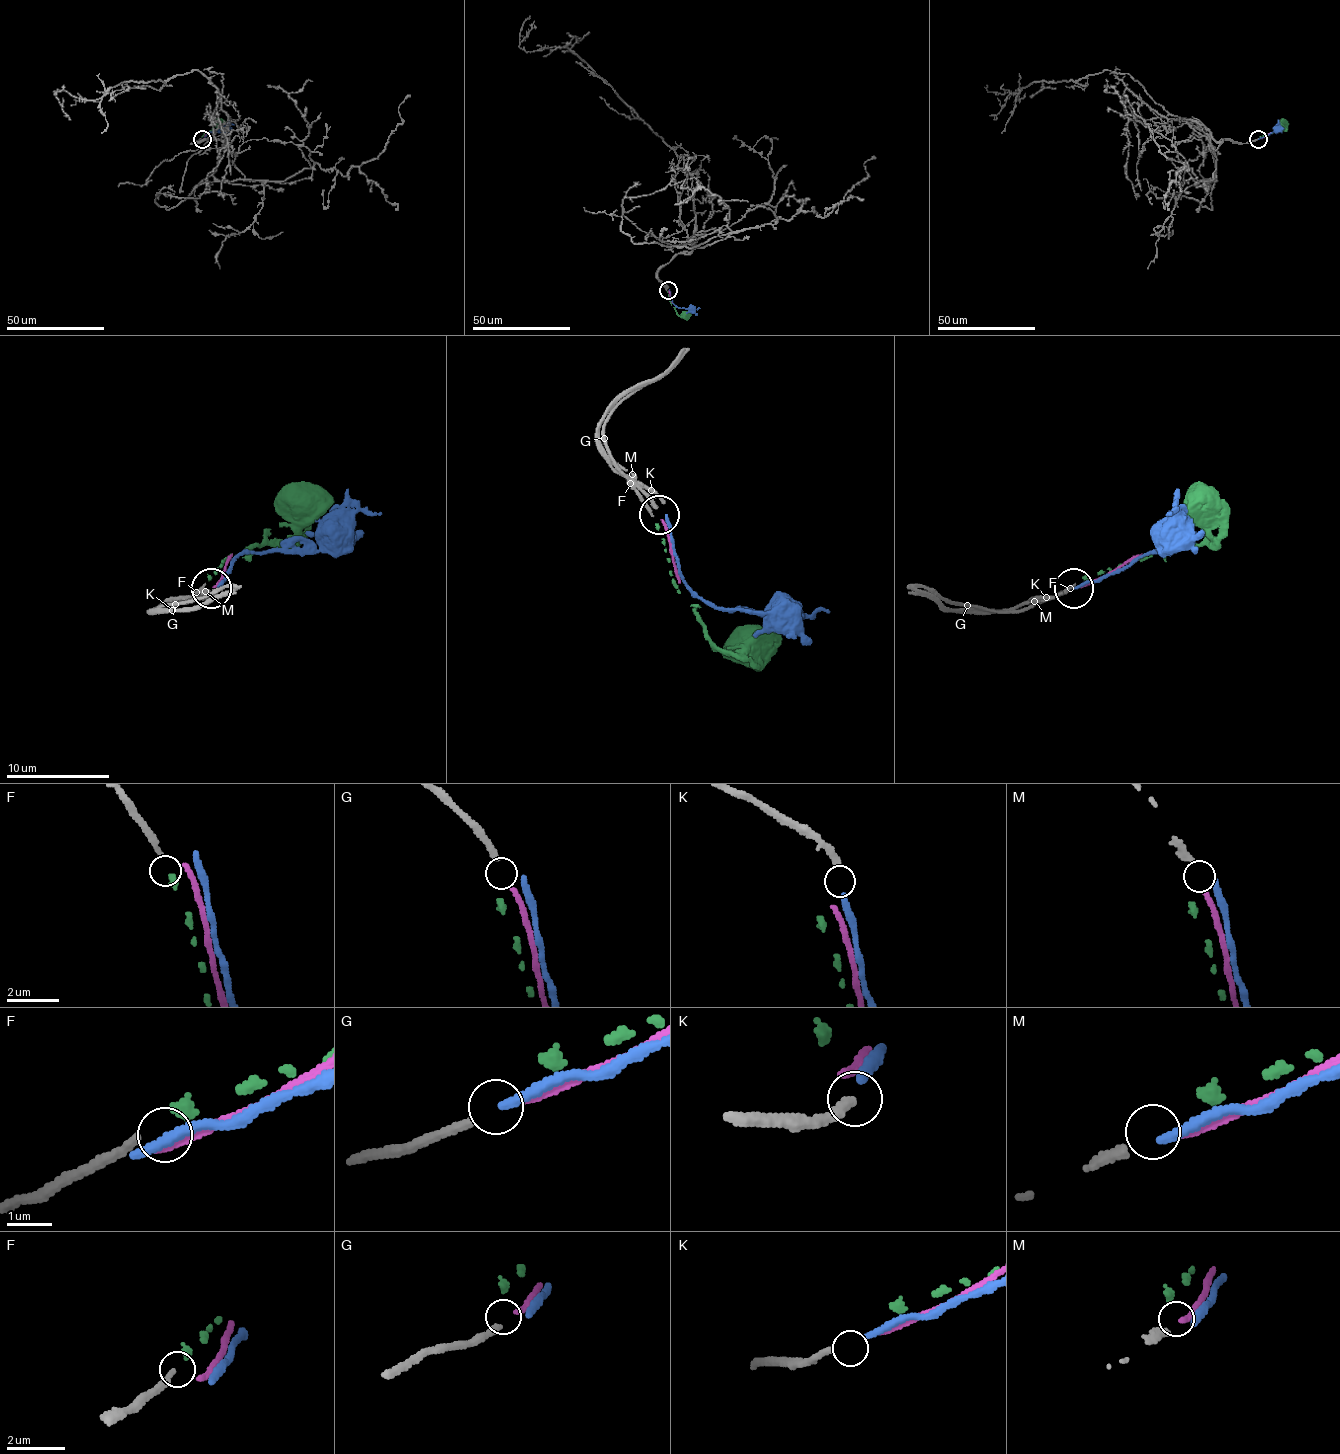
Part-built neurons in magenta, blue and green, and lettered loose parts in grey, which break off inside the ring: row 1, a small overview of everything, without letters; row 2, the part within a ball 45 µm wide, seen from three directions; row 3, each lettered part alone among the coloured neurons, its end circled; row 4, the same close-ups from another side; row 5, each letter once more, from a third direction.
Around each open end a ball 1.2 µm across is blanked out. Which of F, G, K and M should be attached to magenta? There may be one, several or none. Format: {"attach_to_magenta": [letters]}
{"attach_to_magenta": ["G"]}

